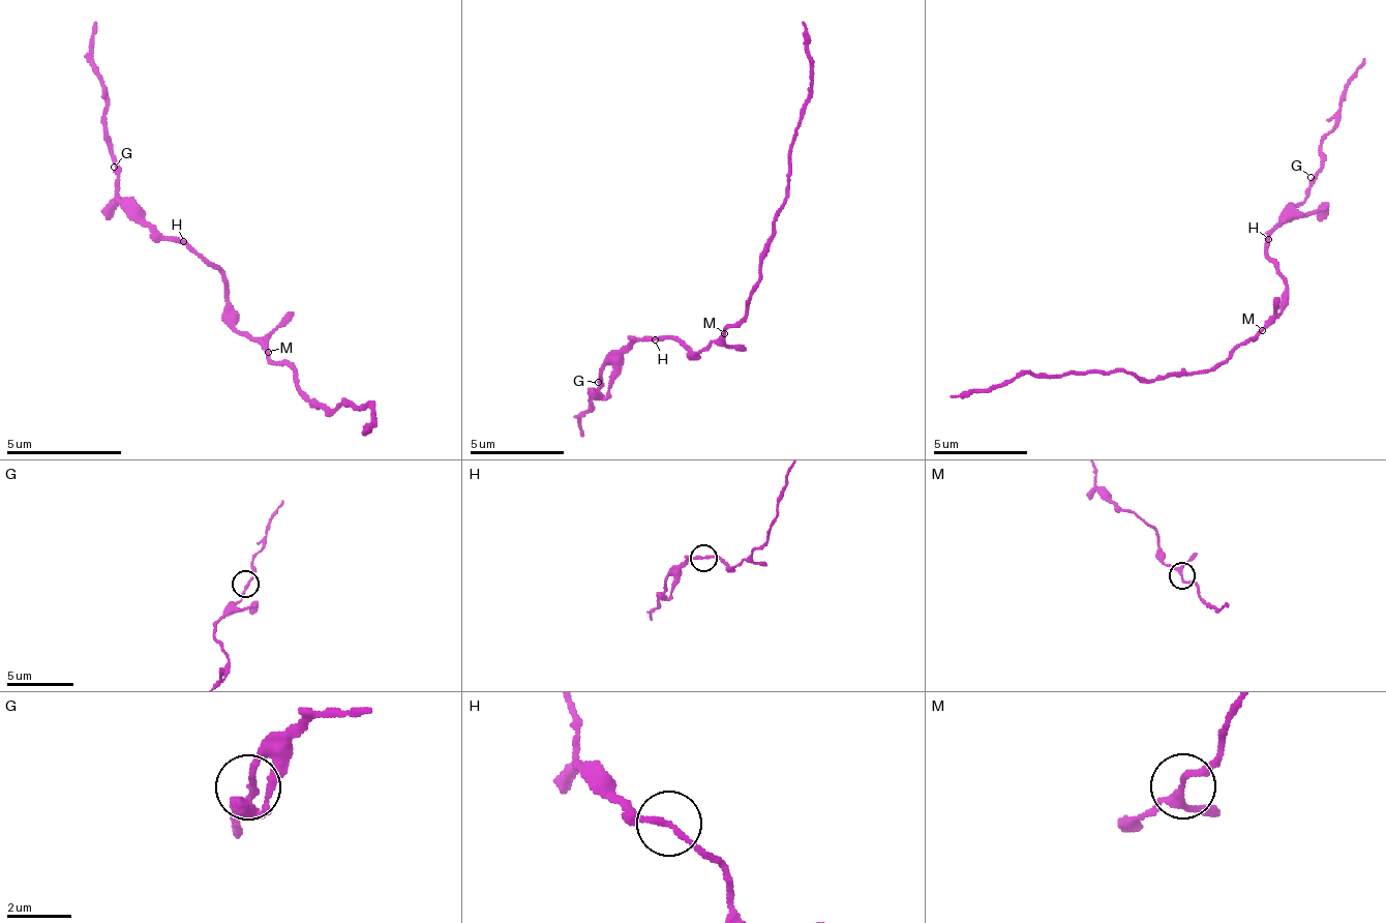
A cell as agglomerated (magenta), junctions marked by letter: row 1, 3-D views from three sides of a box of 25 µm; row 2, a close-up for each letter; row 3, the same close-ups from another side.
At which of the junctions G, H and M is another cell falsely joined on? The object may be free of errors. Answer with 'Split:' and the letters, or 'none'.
Split: none

